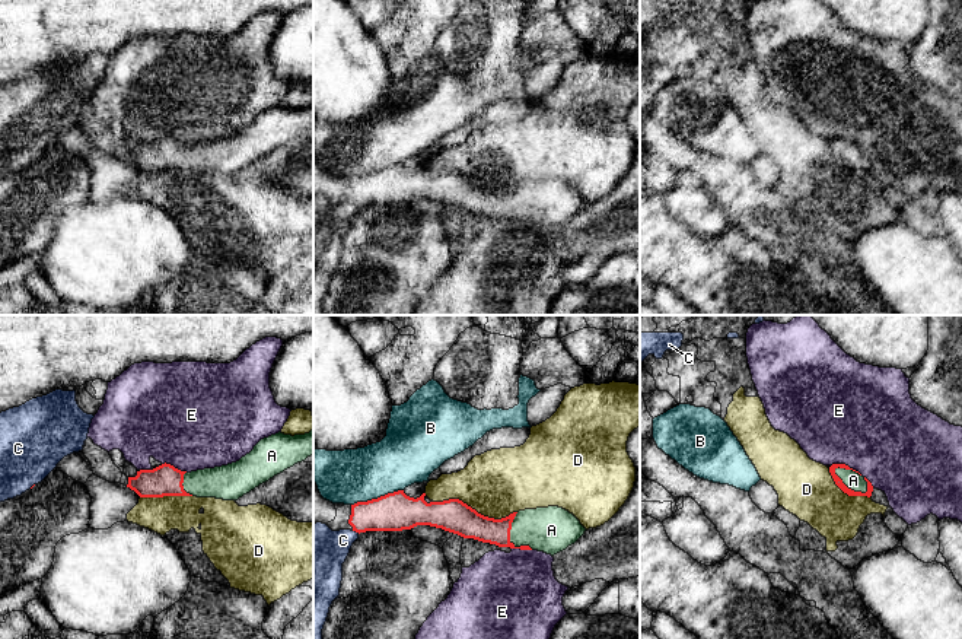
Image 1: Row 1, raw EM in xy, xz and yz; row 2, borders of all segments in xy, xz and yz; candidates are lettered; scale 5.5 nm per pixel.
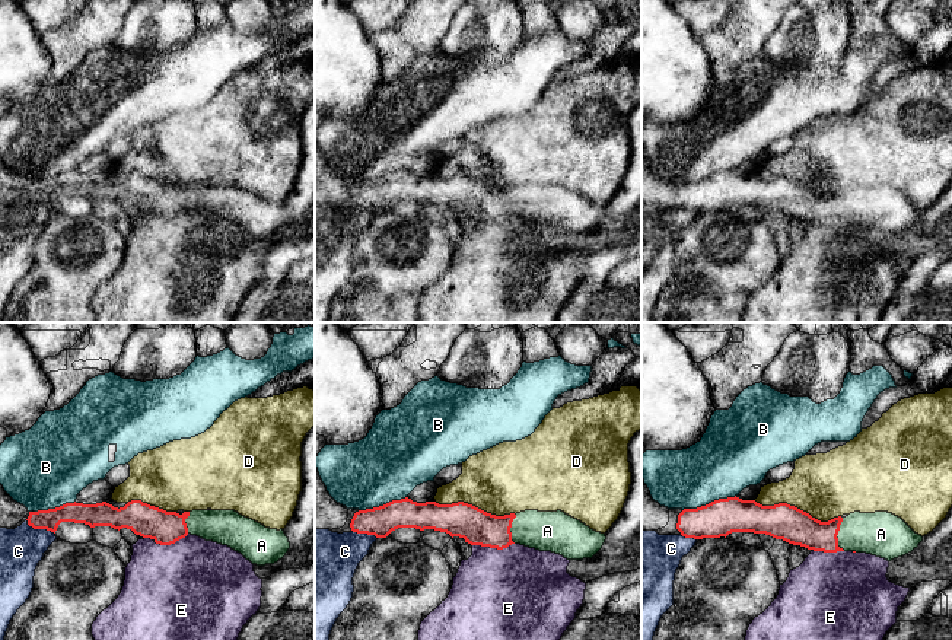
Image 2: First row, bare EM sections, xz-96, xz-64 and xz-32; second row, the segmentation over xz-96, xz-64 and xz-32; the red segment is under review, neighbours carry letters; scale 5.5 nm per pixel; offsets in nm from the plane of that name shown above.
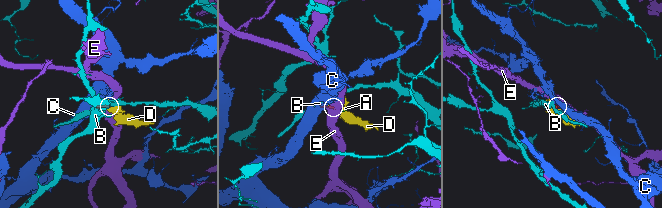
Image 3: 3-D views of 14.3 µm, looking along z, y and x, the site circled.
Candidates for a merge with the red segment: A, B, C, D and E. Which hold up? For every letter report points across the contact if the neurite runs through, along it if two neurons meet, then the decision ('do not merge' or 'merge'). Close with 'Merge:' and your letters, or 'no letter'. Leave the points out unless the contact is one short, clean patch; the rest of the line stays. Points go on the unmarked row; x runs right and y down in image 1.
A: runs through yz (838, 155), (847, 161), (853, 153); merge
B: border along xz (403, 162), (357, 174), (352, 178); do not merge
C: border along xz (353, 203), (359, 206); do not merge
D: do not merge
E: border along yz (831, 137), (847, 137), (862, 148); do not merge
Merge: A

